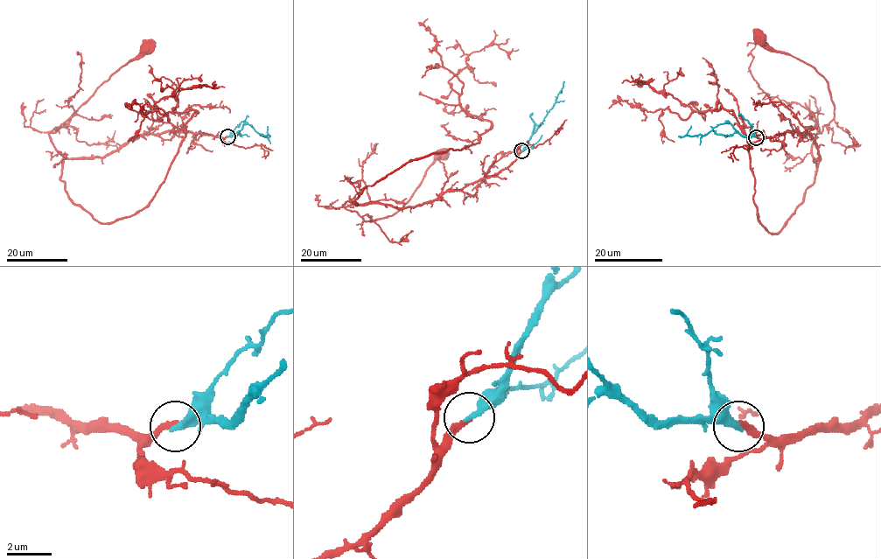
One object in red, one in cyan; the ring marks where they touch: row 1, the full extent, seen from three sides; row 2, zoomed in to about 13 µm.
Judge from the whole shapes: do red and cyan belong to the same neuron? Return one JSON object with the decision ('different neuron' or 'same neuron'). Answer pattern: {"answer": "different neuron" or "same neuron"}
{"answer": "same neuron"}

